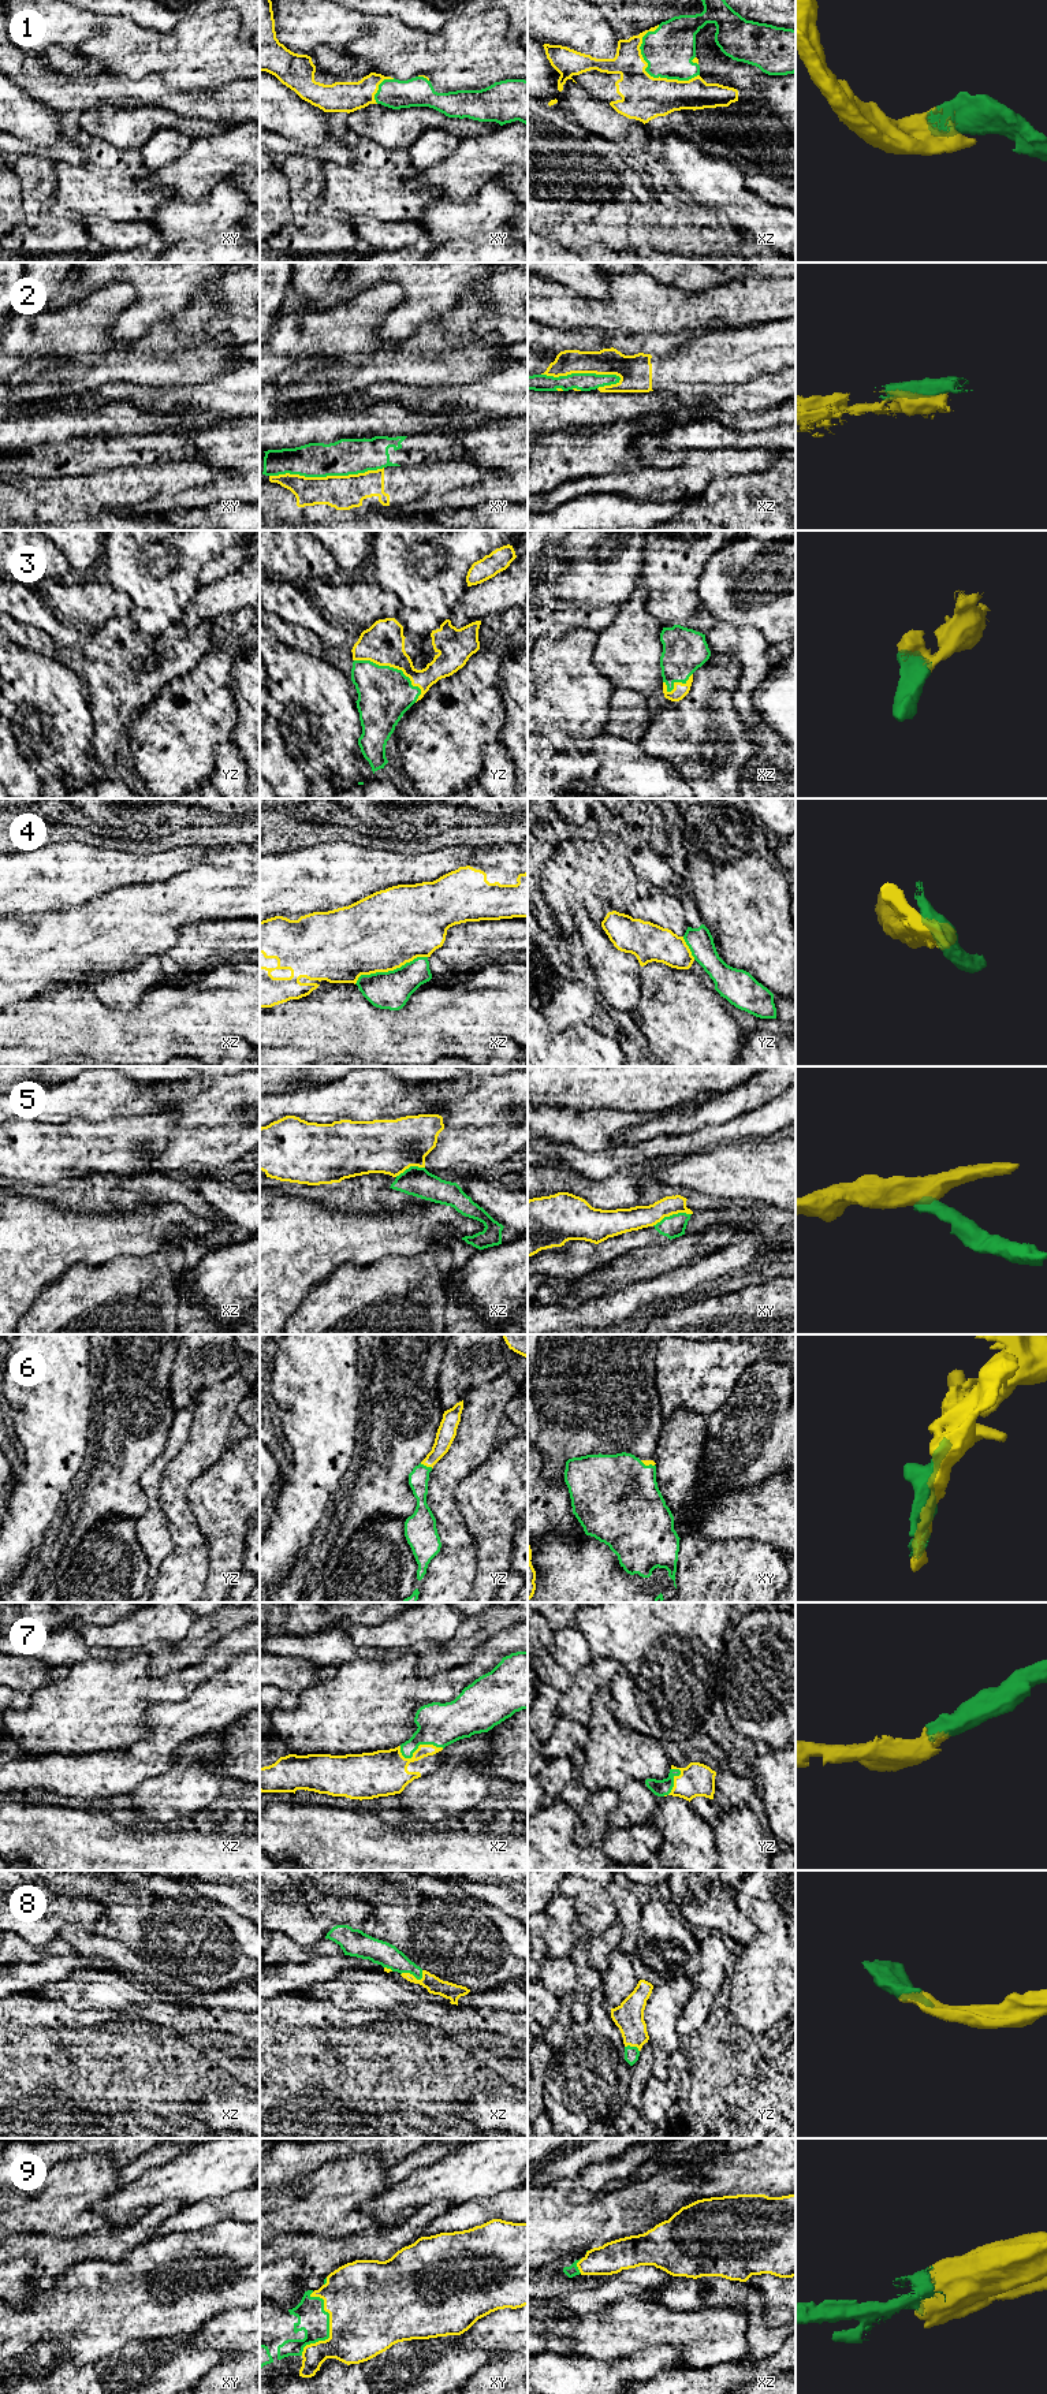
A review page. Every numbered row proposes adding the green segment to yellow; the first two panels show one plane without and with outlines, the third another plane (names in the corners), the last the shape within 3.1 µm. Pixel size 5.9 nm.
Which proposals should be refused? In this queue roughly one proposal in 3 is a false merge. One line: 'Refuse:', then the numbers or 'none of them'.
Refuse: 2, 4, 5

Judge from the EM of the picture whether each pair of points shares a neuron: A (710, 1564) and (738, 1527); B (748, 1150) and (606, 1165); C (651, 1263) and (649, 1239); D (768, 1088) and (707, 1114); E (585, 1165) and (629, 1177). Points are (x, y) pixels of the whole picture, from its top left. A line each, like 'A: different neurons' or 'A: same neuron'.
A: different neurons
B: different neurons
C: different neurons
D: same neuron
E: different neurons

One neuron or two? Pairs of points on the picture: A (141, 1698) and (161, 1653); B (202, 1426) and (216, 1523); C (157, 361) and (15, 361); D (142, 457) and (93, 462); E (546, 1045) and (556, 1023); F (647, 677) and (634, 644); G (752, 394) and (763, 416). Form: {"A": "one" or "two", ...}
{"A": "two", "B": "two", "C": "one", "D": "one", "E": "two", "F": "one", "G": "two"}

